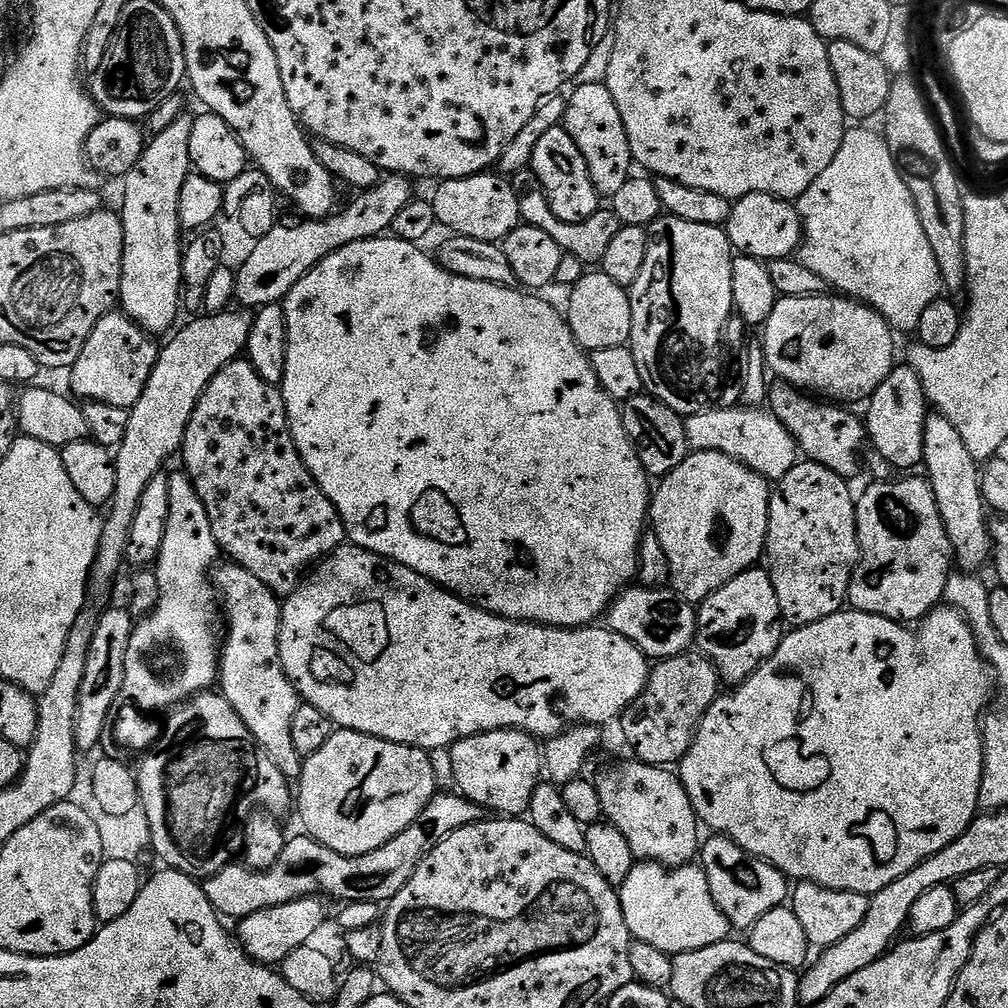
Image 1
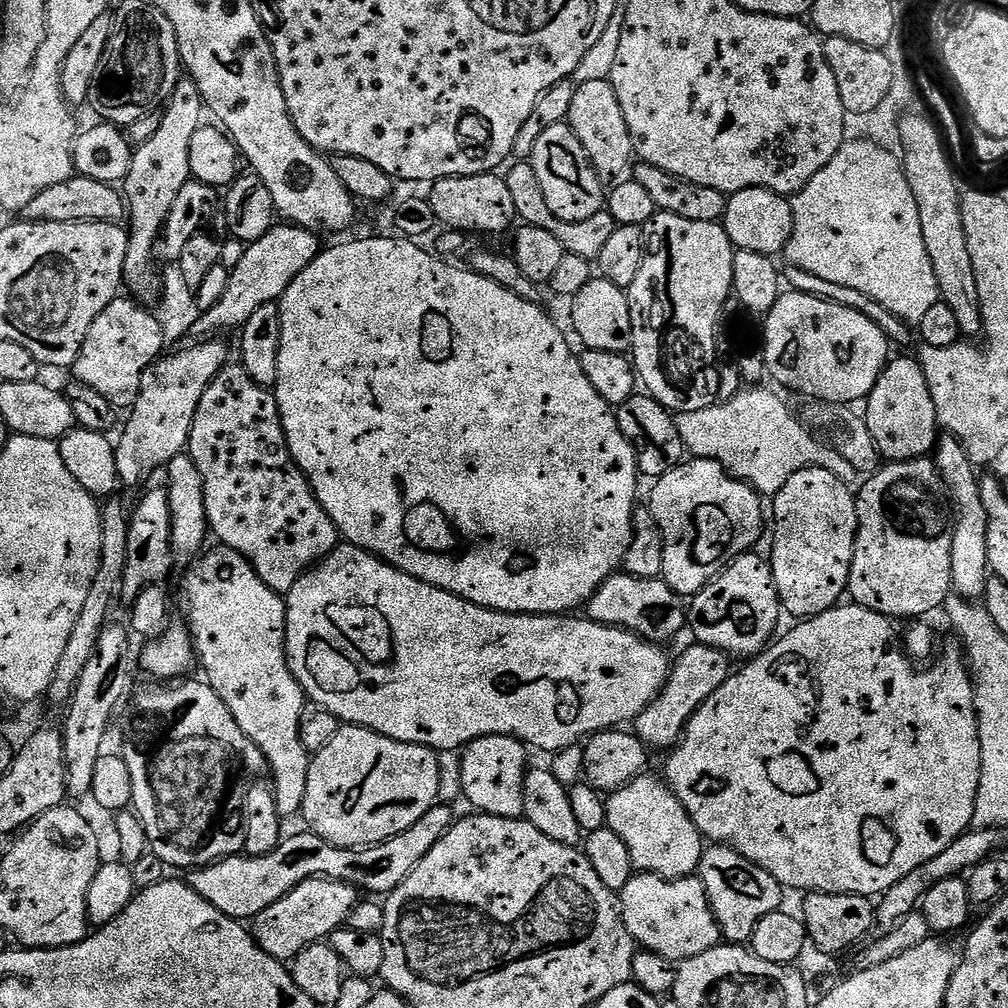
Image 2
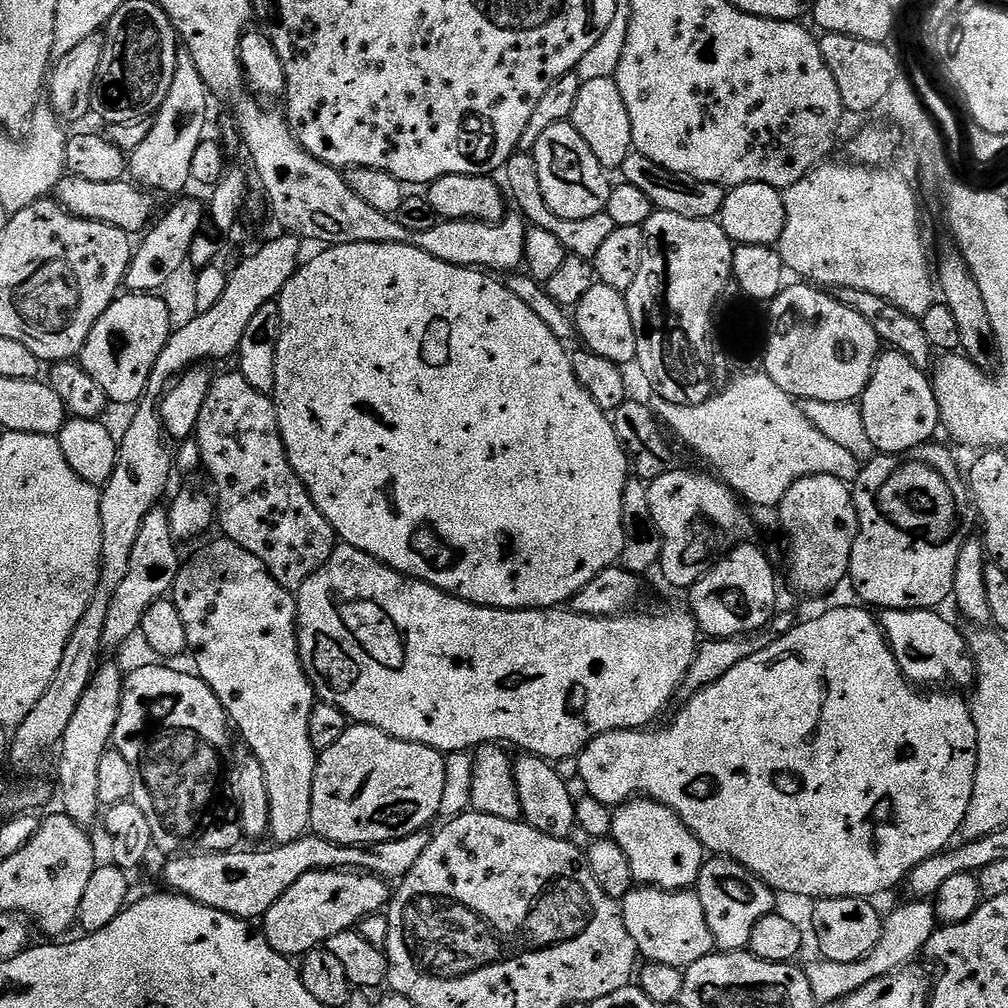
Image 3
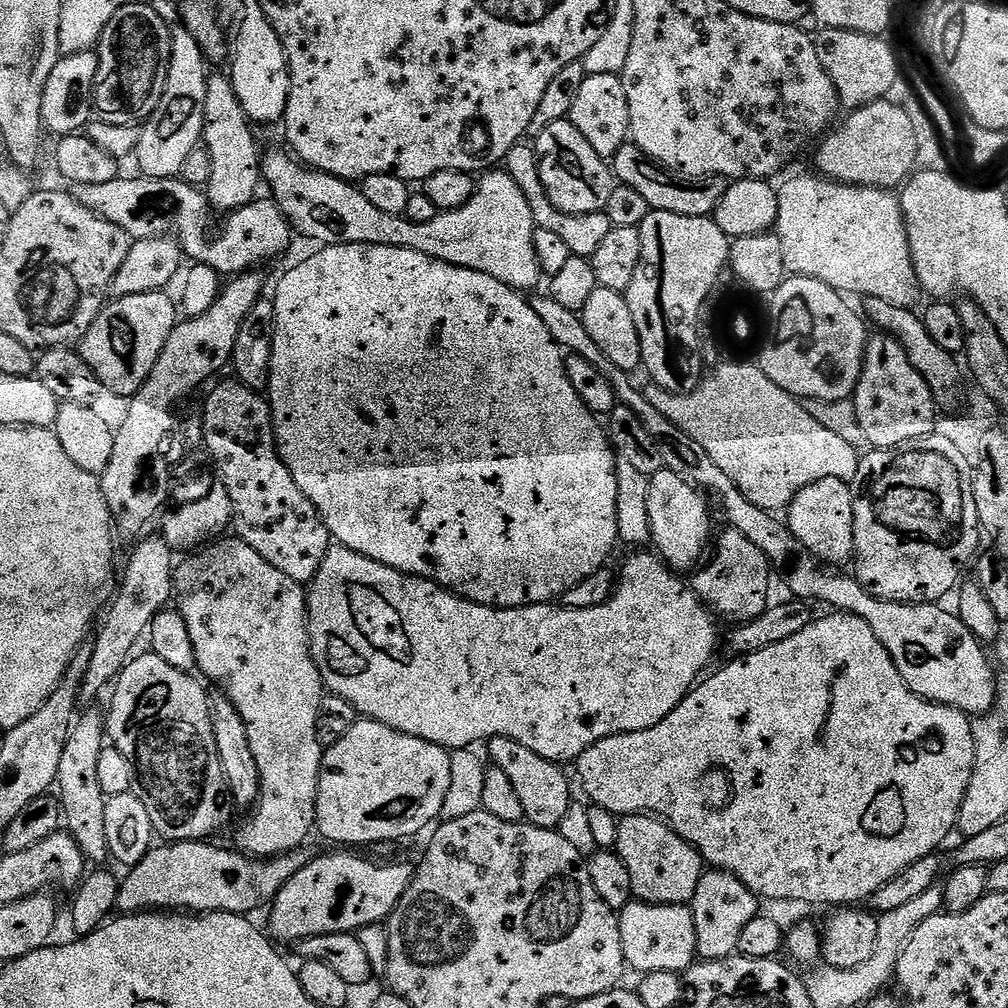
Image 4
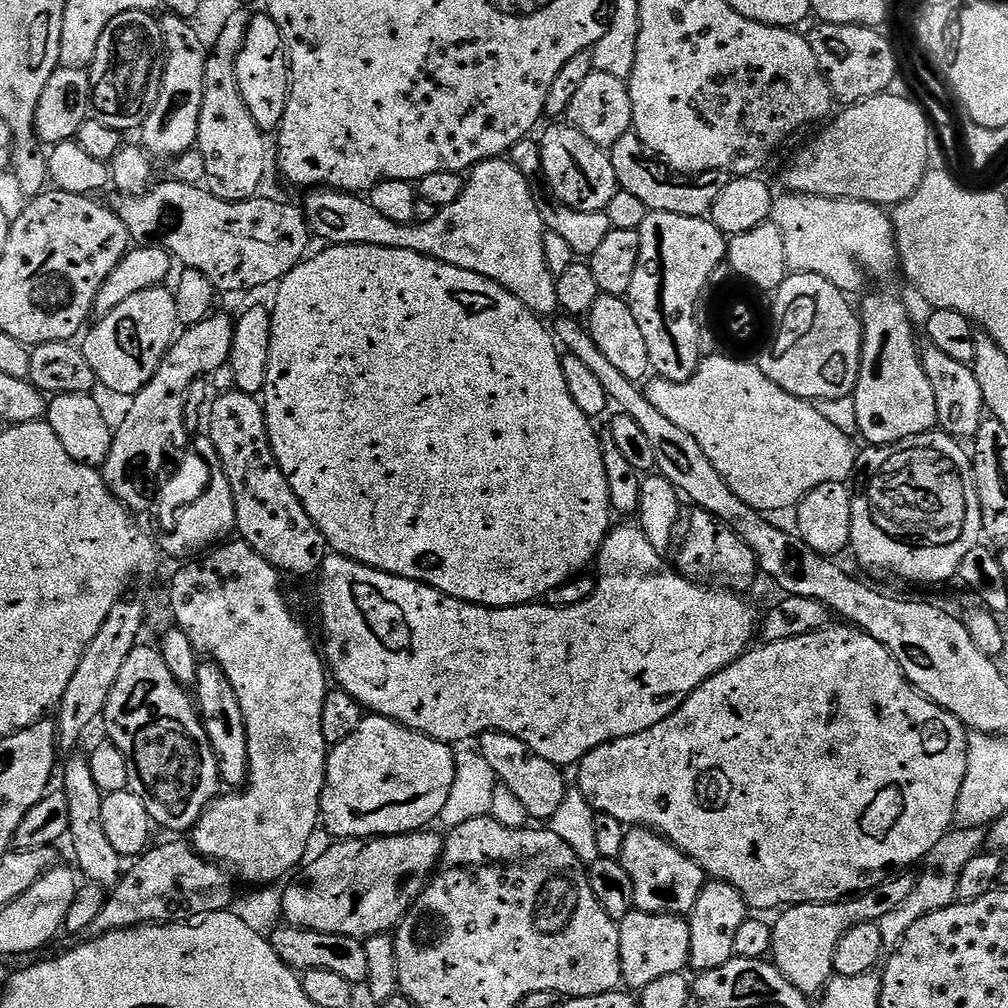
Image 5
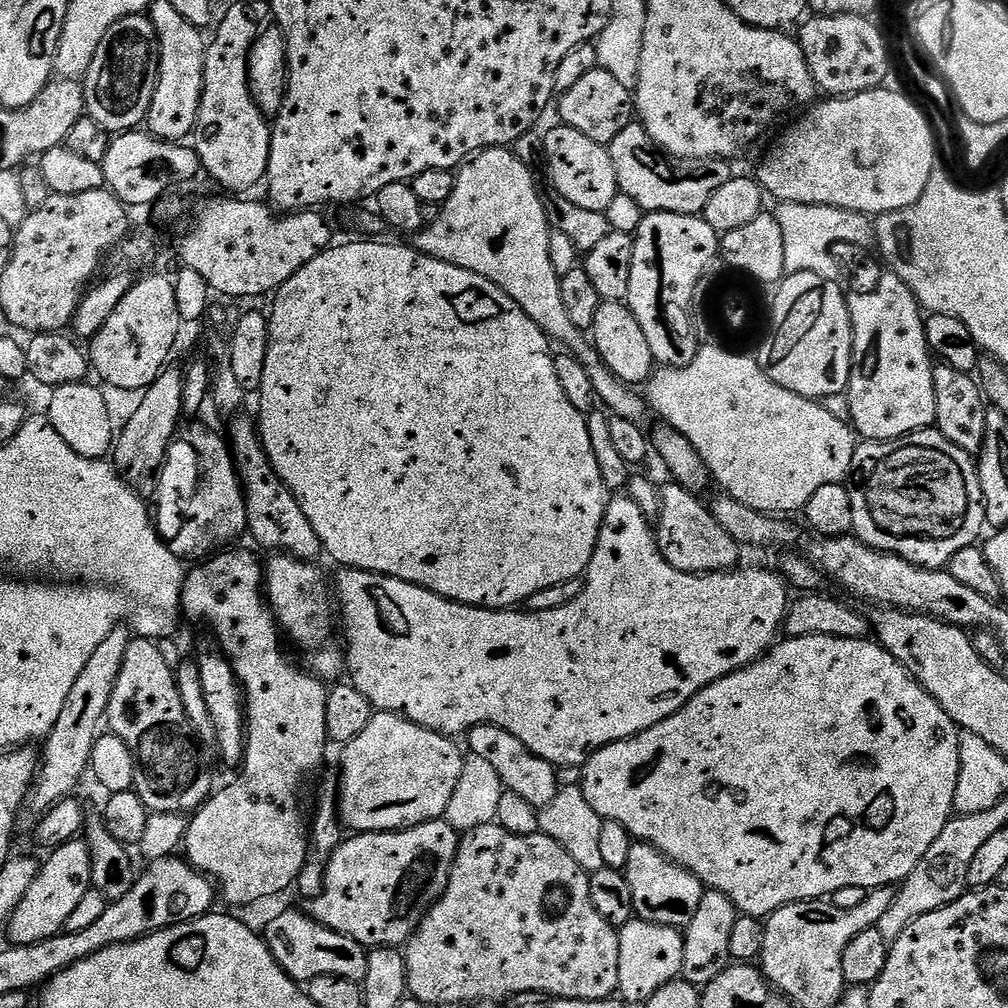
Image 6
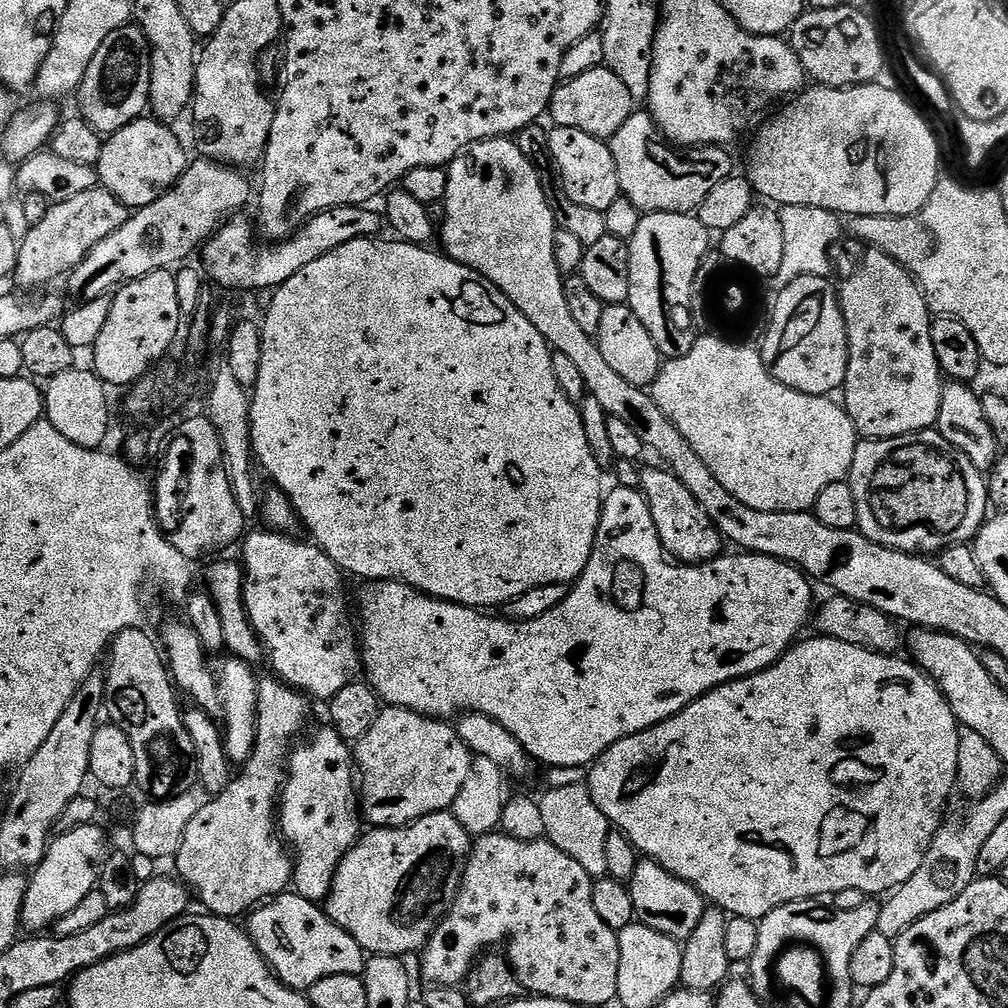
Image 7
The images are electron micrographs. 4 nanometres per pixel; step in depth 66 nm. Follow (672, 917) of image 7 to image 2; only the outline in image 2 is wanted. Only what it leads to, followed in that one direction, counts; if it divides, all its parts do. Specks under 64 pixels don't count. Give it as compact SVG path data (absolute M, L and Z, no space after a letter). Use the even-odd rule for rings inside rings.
M641 774L626 786L617 788L606 800L607 827L626 842L633 869L637 873L681 880L699 869L706 841L690 818L686 806L673 794L659 775Z

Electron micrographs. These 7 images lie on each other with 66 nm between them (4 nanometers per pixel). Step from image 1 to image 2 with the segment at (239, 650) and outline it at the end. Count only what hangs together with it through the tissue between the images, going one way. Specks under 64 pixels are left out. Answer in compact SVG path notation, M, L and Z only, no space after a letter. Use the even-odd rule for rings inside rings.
M223 546L215 547L209 547L203 554L195 557L188 568L187 623L198 653L198 664L199 667L204 667L204 672L208 675L205 676L206 682L218 694L218 698L226 702L230 714L234 714L234 722L242 726L244 733L267 758L273 780L271 783L276 793L276 805L281 817L288 818L303 809L310 759L300 733L306 697L290 670L288 651L284 649L288 605L281 593L270 590L270 586L262 582L262 578L245 556Z

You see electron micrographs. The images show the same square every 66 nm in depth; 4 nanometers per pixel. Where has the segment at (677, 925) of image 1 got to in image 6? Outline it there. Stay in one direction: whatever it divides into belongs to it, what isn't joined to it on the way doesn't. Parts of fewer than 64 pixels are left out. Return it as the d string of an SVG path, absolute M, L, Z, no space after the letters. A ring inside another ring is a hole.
M634 918L625 928L619 929L620 945L618 946L618 996L621 1001L629 1000L632 1004L643 1005L666 982L677 979L682 970L682 950L684 949L684 934L679 928L658 926L654 922Z

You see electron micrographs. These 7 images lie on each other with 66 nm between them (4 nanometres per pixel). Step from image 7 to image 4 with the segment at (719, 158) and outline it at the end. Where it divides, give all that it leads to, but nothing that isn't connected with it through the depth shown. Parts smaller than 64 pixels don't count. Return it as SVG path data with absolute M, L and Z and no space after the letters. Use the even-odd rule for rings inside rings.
M631 142L624 144L622 150L618 150L618 154L611 157L610 167L620 184L630 186L630 190L638 190L638 194L646 198L649 209L670 214L712 216L718 202L722 202L722 194L726 194L729 185L729 181L723 176L677 178L673 173L649 160L644 151Z

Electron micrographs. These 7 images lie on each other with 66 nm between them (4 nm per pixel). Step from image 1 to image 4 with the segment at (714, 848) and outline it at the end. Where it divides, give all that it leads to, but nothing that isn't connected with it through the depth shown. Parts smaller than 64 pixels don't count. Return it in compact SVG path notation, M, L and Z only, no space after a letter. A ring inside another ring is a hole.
M719 870L705 871L698 882L698 890L694 890L694 898L690 905L694 914L696 930L696 955L700 960L727 960L738 949L738 938L742 938L742 930L761 911L761 897L755 896L740 879L729 872Z

